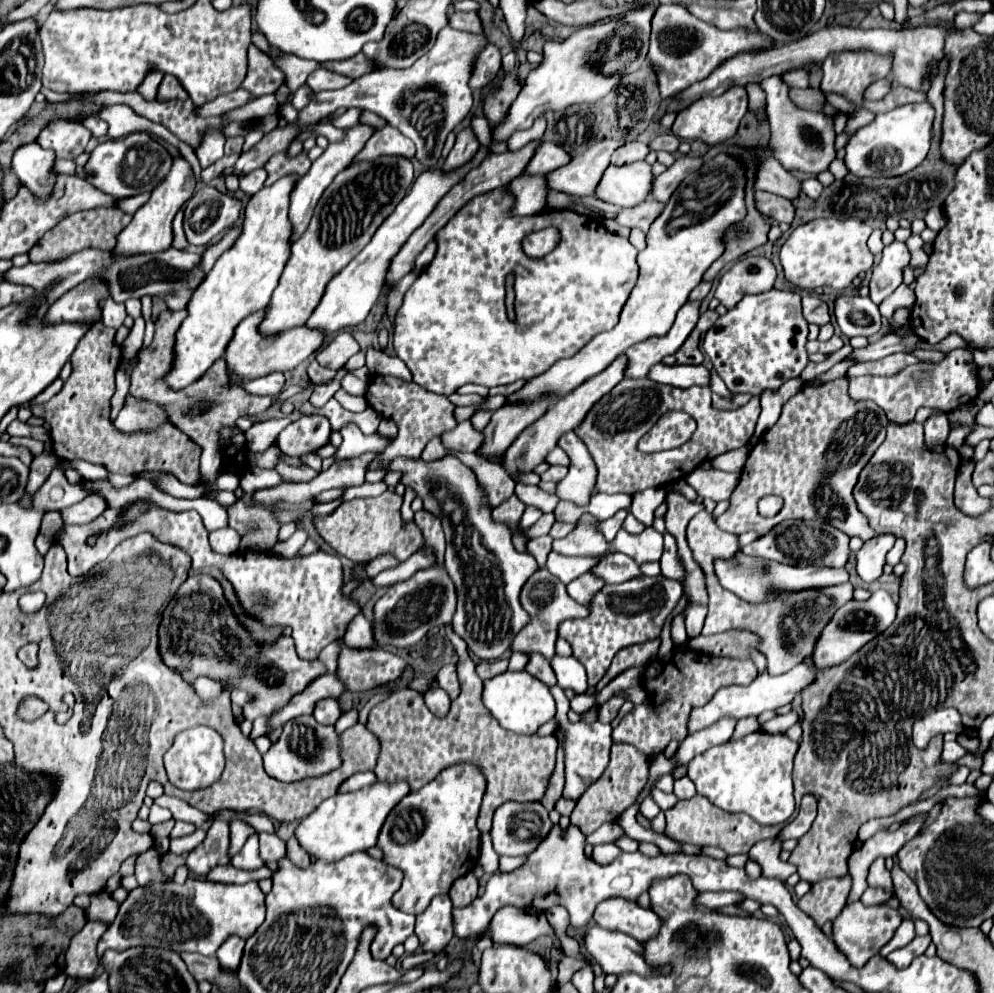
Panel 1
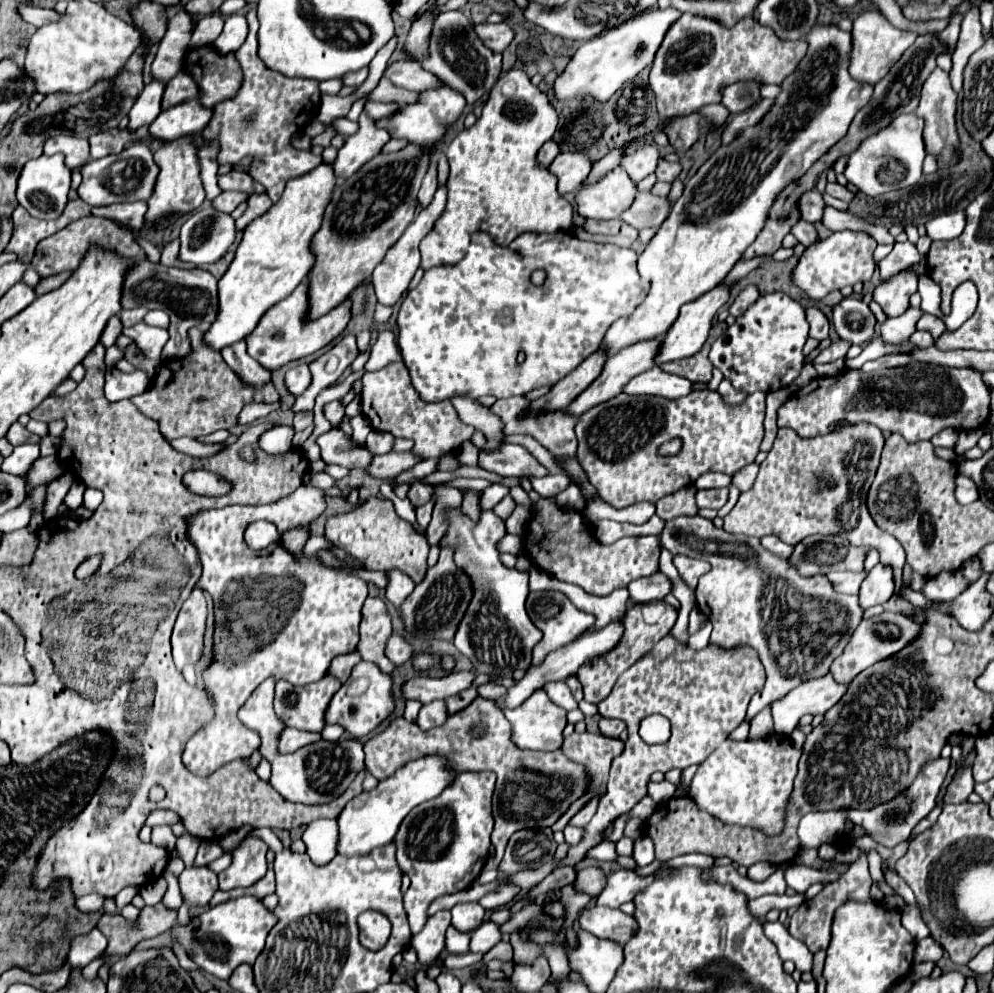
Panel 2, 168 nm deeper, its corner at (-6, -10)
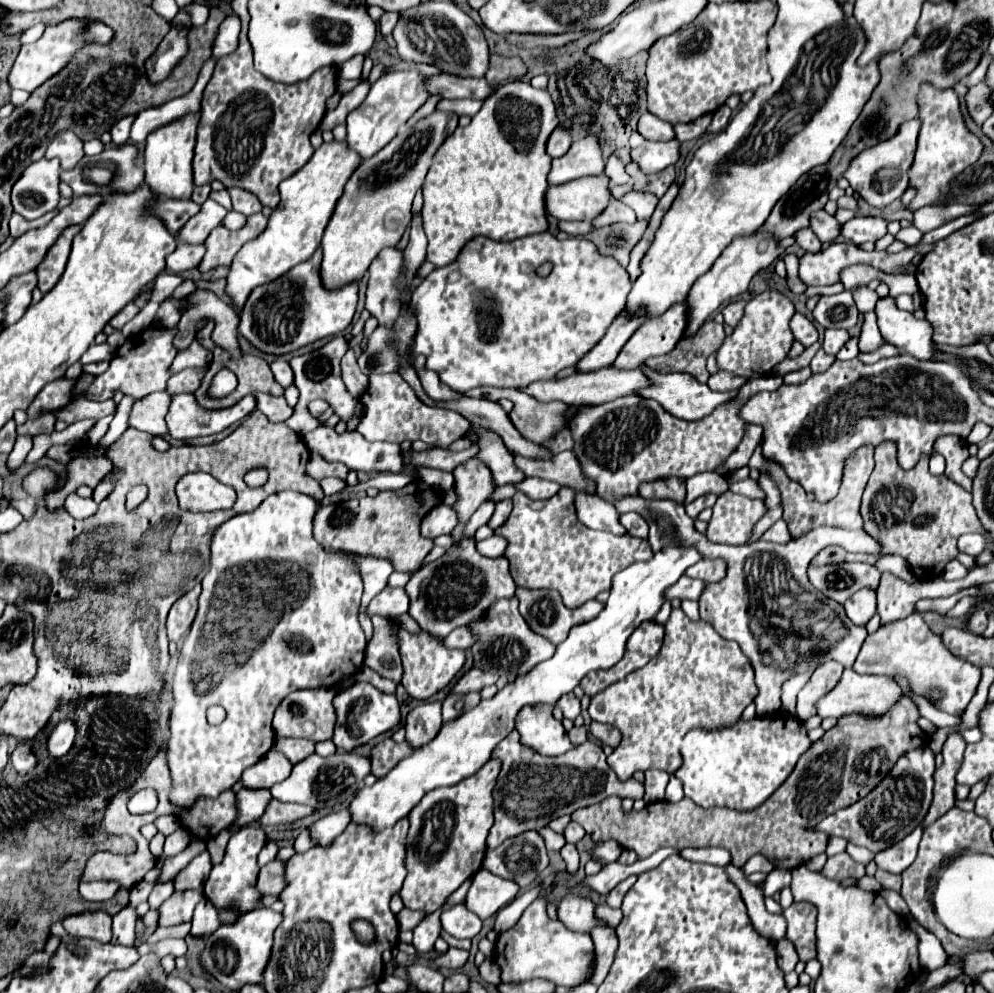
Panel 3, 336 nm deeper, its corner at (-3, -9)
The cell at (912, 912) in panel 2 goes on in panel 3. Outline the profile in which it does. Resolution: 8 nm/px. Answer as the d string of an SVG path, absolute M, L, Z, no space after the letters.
M911 920L909 926L915 928L915 934L919 938L919 958L921 958L921 966L925 970L941 968L947 962L947 954L945 954L941 942L931 932L927 932L917 920Z

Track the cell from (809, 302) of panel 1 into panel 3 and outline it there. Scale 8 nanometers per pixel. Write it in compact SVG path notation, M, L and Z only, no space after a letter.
M797 312L797 314L793 316L793 320L791 320L791 330L793 330L795 340L799 340L799 342L805 344L805 346L815 344L817 338L819 338L819 332L817 332L815 324L813 324L807 316L803 316L803 314L799 314L799 312Z

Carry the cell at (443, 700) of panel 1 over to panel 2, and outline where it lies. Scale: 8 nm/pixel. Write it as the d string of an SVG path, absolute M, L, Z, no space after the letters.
M432 701L428 705L422 705L416 725L420 729L428 731L428 729L434 729L434 727L440 727L446 721L446 717L448 717L448 713L446 713L444 701Z

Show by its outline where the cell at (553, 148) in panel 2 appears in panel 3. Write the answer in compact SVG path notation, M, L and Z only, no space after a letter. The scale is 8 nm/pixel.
M555 128L555 132L549 136L547 140L547 154L551 158L557 158L557 156L563 156L571 146L571 132L569 130L561 130L561 128Z

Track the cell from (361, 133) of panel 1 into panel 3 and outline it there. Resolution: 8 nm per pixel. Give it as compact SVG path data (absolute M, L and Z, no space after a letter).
M391 72L383 74L369 90L367 98L361 106L357 106L347 116L347 146L355 150L359 156L369 158L385 148L397 134L397 130L415 114L415 110L429 98L429 94L421 86L423 76L417 72Z

